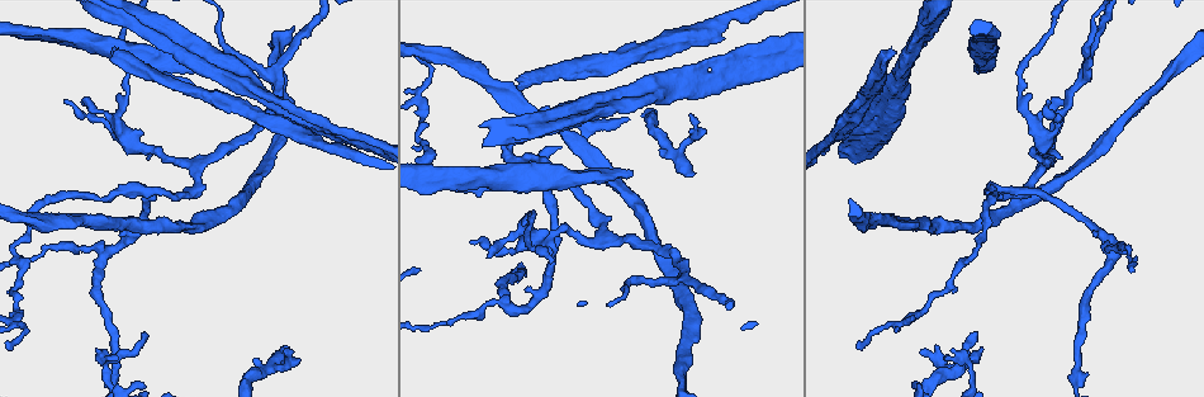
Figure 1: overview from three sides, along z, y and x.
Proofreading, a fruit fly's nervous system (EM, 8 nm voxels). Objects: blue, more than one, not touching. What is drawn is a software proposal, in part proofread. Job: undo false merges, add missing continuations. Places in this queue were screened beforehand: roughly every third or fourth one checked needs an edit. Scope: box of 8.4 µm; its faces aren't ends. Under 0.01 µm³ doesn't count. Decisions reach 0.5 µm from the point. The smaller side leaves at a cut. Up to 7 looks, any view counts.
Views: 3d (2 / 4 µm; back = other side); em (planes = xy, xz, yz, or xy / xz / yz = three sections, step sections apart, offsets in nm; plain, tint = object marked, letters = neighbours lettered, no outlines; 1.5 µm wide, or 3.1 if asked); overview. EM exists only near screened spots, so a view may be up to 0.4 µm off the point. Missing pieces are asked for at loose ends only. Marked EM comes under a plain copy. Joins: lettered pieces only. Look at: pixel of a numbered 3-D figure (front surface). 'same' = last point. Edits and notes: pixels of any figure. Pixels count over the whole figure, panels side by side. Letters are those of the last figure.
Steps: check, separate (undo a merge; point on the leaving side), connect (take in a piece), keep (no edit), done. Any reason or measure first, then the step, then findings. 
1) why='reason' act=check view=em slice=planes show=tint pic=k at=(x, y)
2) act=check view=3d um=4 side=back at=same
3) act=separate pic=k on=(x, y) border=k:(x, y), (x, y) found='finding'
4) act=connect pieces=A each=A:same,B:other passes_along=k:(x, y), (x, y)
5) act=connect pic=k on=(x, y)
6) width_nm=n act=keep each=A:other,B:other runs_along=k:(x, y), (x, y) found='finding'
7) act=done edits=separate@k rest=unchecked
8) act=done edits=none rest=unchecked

why='free end' act=check view=em slice=planes show=letters pic=1 at=(631, 176)

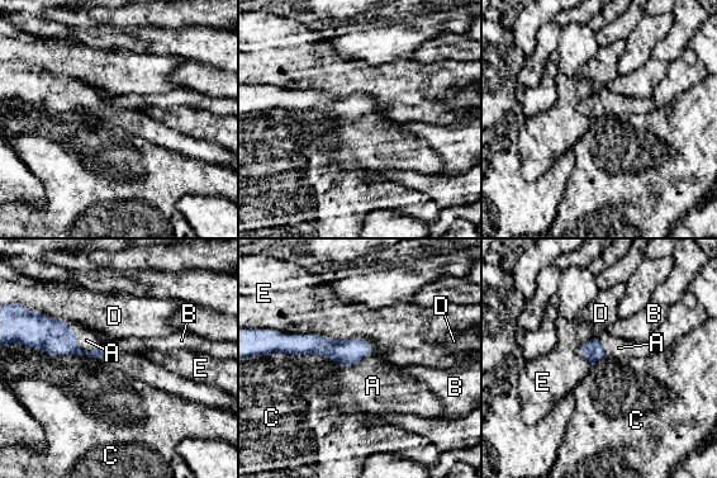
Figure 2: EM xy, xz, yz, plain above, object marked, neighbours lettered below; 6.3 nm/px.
act=connect pieces=A each=A:same,B:other,C:other,D:other,E:other passes_along=2:(53, 336), (82, 350), (86, 340) found='the cell continues'

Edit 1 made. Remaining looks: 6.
act=check view=overview

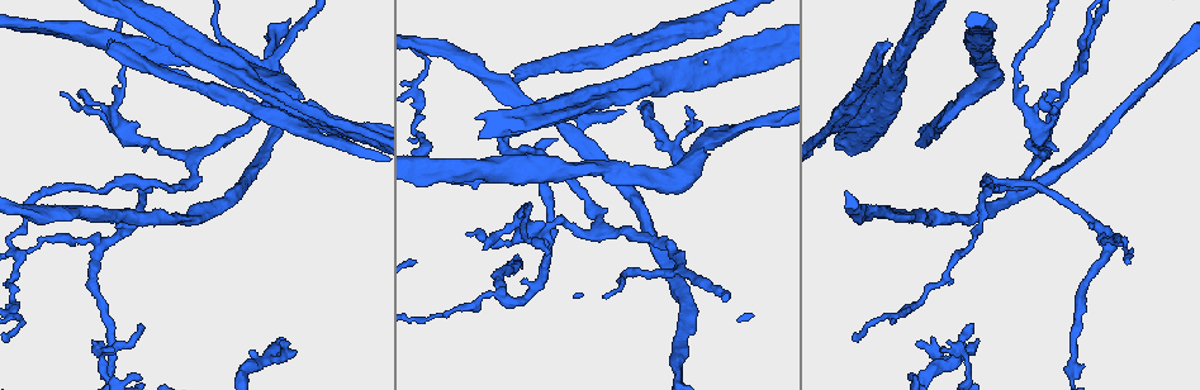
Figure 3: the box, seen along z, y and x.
why='three arms meet' act=check view=em um=3.1 slice=planes show=tint pic=3 at=(193, 157)

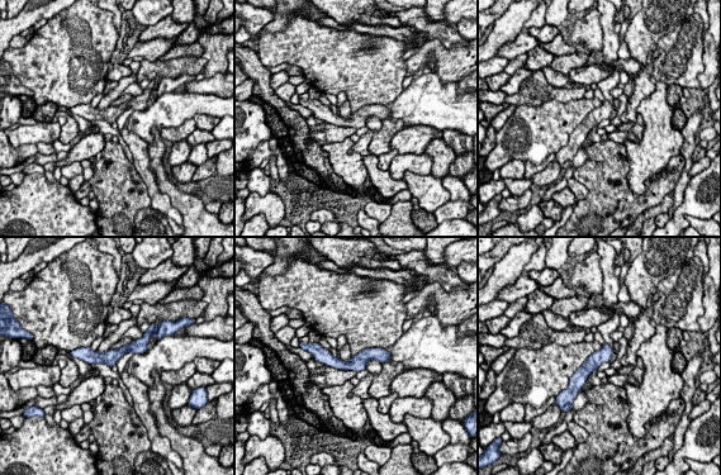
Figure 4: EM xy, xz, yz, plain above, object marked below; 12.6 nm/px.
why='see the neighbours' act=check view=em um=3.1 slice=planes show=letters at=same

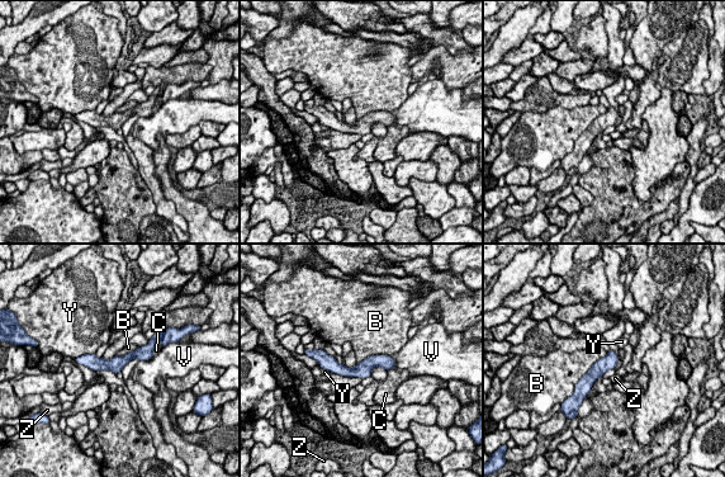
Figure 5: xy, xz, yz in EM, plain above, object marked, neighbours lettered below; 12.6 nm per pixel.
width_nm=190 act=keep each=B:other,C:other,V:other,Y:other,Z:other found='continuous, no second cell'

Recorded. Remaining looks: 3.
act=check view=em slice=planes show=letters pic=3 at=(972, 326)

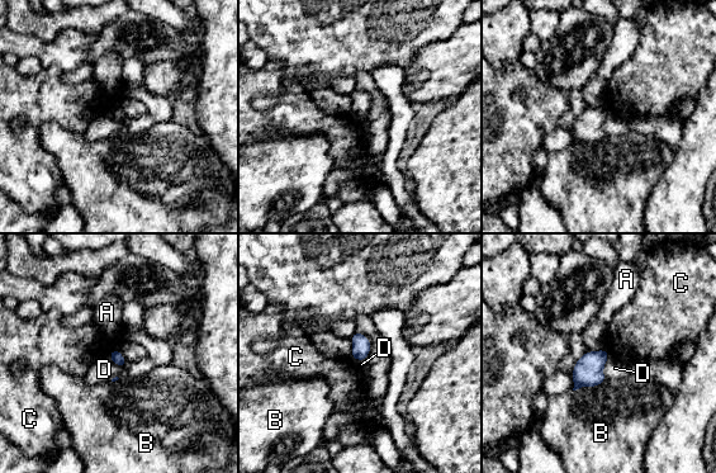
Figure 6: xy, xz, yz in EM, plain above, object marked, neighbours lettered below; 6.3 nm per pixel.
act=keep each=A:other,B:other,C:other,D:other border=6:(610, 355), (603, 368), (605, 378) found='none of them fits'

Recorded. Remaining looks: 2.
act=done edits=connect@2 rest=unchecked

